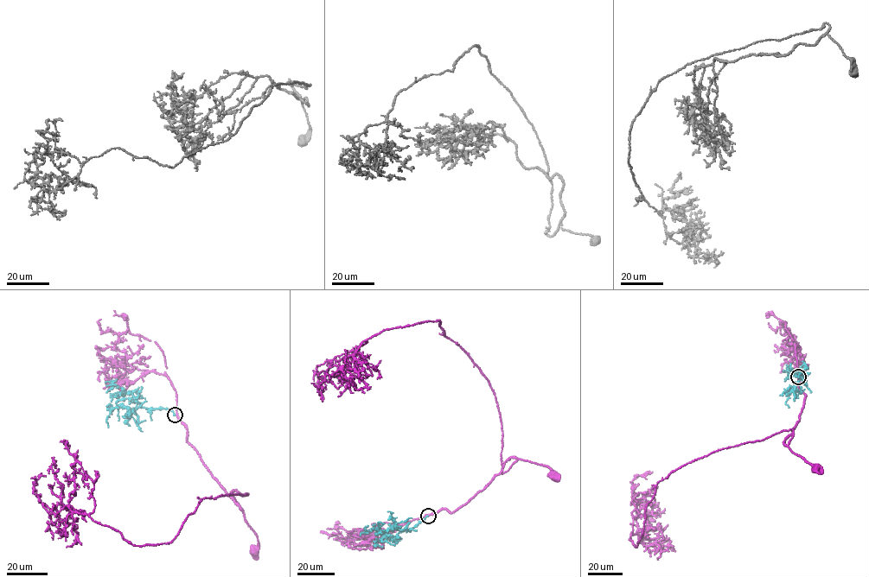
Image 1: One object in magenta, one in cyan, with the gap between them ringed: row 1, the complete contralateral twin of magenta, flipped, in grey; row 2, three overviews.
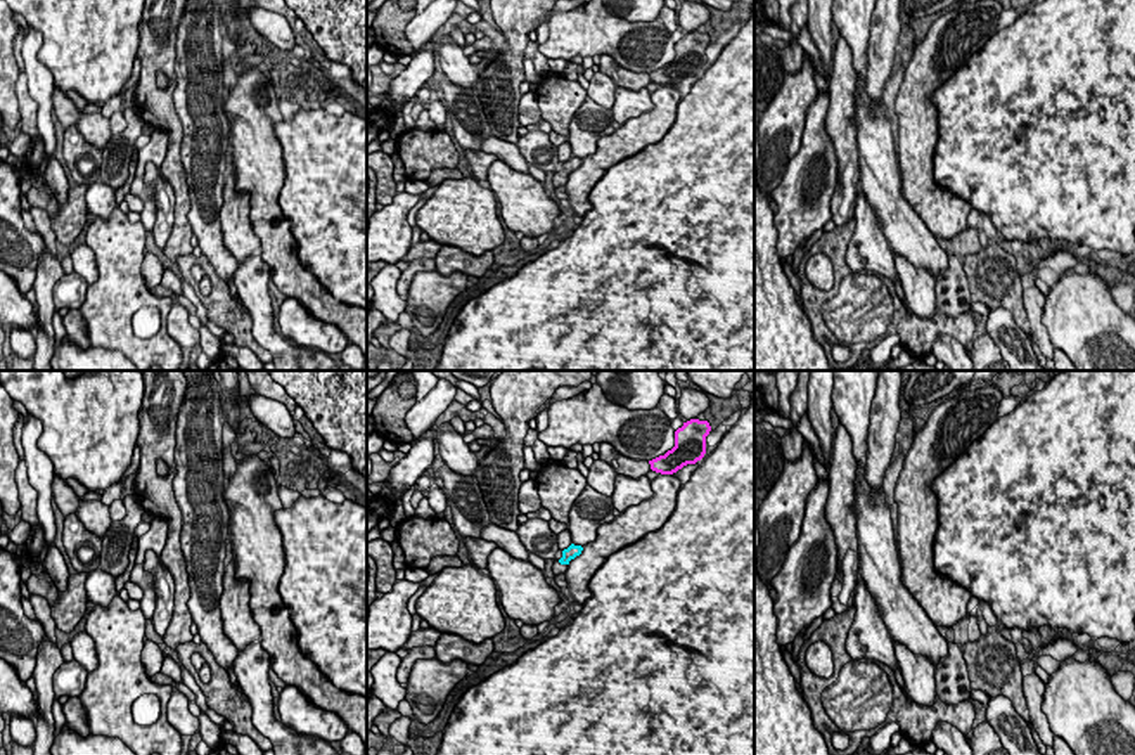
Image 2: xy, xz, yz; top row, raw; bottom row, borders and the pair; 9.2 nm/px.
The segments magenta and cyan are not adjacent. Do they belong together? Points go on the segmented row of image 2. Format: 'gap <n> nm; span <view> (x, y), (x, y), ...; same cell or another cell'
gap 950 nm; span xz (653, 470), (580, 546); same cell

